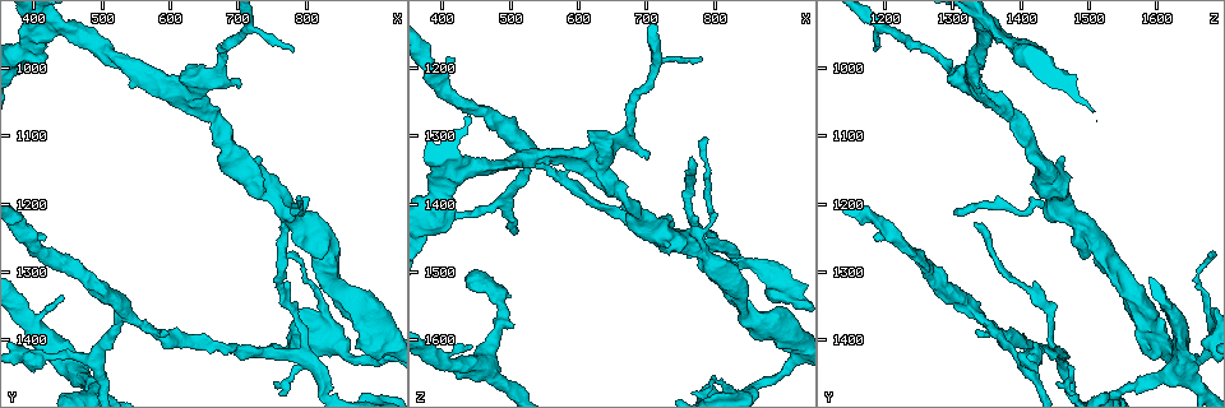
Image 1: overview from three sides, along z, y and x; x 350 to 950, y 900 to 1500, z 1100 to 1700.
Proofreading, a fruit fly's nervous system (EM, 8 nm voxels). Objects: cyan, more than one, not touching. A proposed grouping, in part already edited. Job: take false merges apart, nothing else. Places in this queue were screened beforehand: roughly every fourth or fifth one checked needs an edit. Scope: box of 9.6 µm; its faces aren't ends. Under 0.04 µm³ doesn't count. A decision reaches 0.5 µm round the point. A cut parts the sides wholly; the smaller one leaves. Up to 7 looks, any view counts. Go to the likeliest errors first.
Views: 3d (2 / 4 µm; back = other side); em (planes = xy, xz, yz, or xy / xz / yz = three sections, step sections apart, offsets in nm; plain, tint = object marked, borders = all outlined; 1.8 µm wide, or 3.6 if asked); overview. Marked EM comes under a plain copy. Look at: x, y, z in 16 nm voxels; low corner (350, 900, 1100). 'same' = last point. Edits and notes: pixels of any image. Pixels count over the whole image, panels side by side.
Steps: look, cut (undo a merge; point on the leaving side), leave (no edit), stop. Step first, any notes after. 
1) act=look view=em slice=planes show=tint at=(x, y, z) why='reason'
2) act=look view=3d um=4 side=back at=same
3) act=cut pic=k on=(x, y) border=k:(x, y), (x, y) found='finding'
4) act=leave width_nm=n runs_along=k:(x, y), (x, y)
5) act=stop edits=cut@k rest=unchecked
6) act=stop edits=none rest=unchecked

act=look view=3d um=2 at=(625, 1040, 1340)

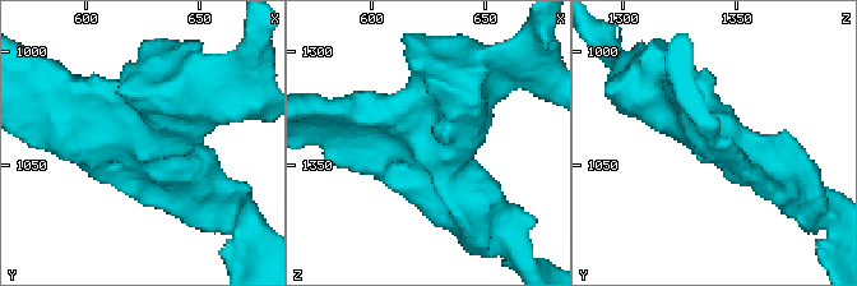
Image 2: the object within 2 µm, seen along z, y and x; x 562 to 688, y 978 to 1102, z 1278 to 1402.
act=look view=em slice=planes show=tint at=(628, 1037, 1341) why='need the tissue'

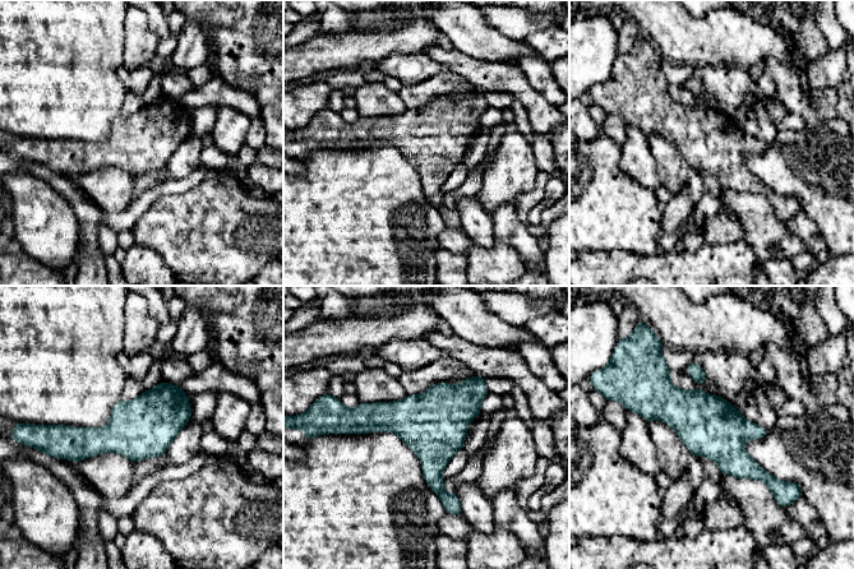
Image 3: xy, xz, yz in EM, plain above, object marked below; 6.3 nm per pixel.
act=leave found='continuous, no second cell'

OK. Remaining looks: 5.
act=look view=3d um=4 at=(830, 1295, 1525) why='narrows sharply'

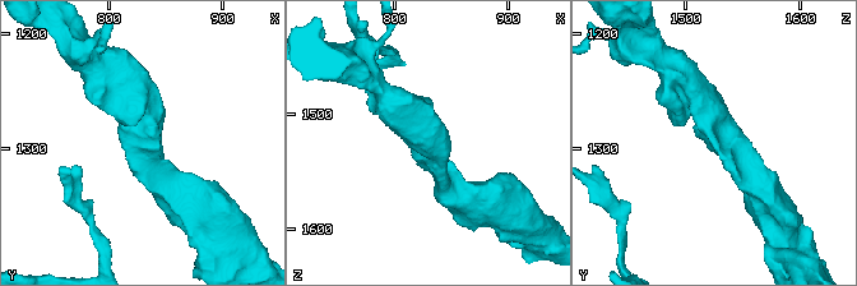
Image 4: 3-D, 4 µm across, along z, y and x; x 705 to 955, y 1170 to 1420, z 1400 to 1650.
act=look view=em um=3.6 slice=planes show=tint at=(830, 1294, 1526)

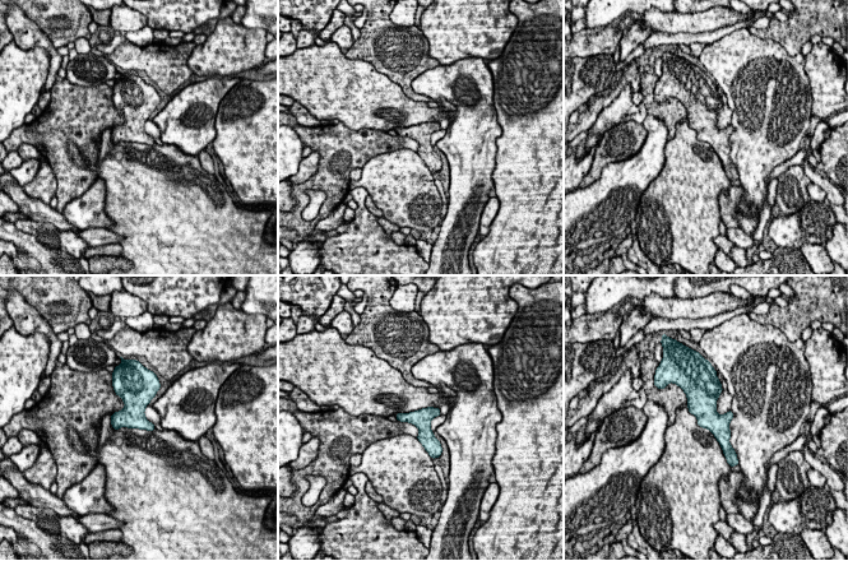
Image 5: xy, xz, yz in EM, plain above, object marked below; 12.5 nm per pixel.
act=leave runs_along=5:(399, 416), (425, 429), (432, 453) found='continuous, no second cell'

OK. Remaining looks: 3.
act=look view=em um=3.6 slice=planes show=tint at=(470, 1450, 1625) why='branch point'

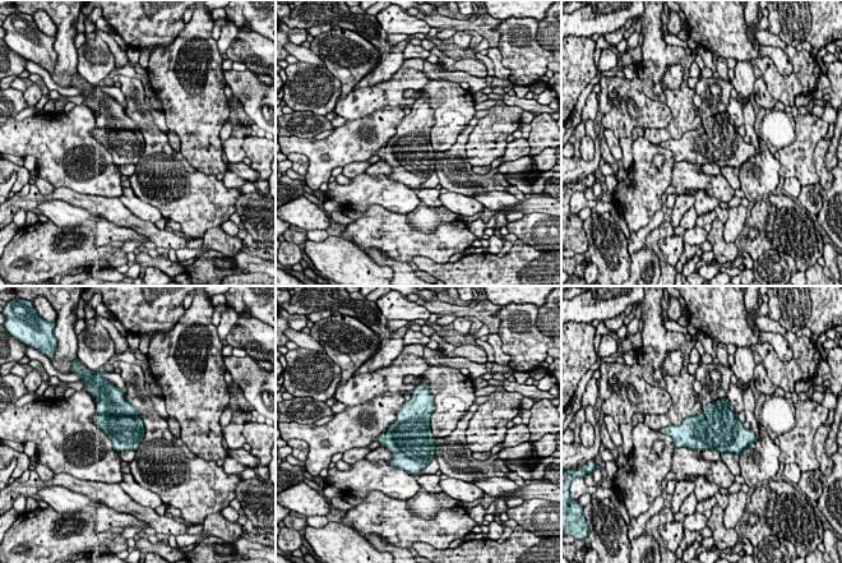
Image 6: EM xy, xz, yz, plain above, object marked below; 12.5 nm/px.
act=leave width_nm=480 found='continuous, no second cell'

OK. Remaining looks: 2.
act=stop edits=none rest=unchecked

